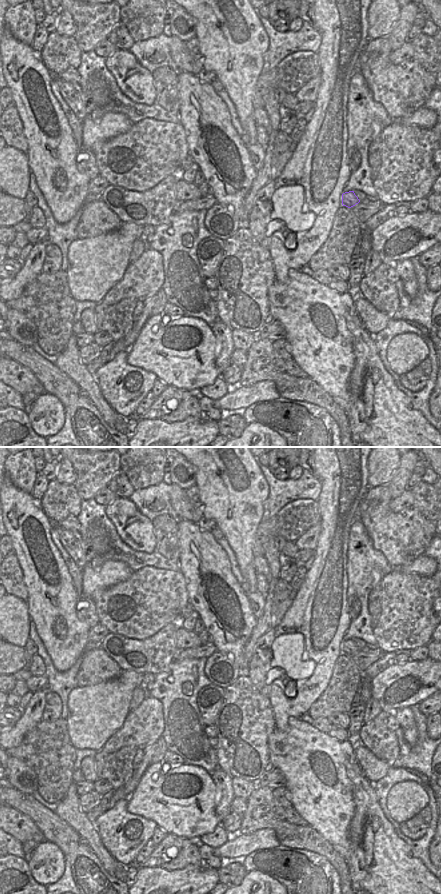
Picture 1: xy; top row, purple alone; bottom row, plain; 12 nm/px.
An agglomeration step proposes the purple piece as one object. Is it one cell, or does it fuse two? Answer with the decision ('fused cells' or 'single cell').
single cell

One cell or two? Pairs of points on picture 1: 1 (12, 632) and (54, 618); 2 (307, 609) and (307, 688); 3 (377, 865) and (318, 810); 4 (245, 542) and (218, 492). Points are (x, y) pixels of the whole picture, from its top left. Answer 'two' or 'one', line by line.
1: two
2: one
3: one
4: one

